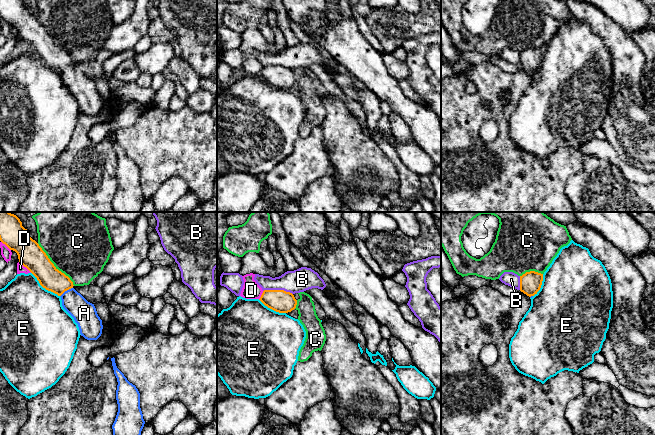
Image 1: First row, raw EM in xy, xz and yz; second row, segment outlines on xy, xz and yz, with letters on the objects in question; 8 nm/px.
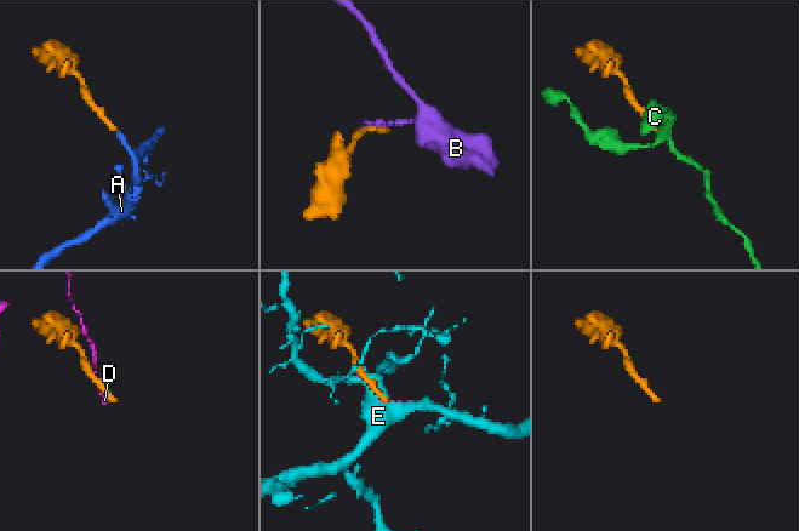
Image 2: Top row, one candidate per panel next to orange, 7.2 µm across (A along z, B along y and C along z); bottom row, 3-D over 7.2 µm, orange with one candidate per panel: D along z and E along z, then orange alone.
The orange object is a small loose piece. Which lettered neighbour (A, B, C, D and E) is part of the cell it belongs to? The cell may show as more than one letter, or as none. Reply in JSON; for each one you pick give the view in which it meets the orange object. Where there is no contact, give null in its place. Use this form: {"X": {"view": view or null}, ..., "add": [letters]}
{"A": {"view": "xy"}, "add": ["A"]}

